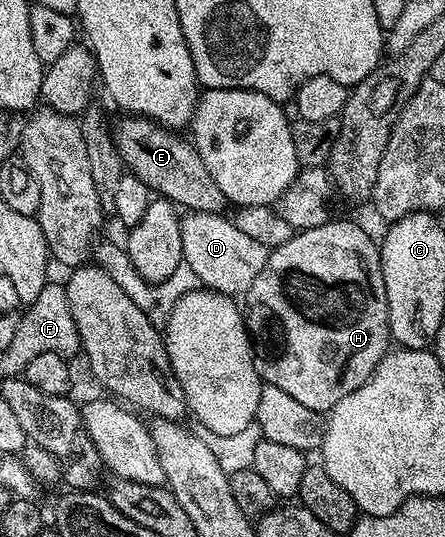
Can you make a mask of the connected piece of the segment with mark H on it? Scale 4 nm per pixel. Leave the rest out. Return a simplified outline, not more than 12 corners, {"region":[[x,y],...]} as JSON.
{"region":[[299,230],[244,295],[254,368],[329,412],[392,346],[379,243]]}

